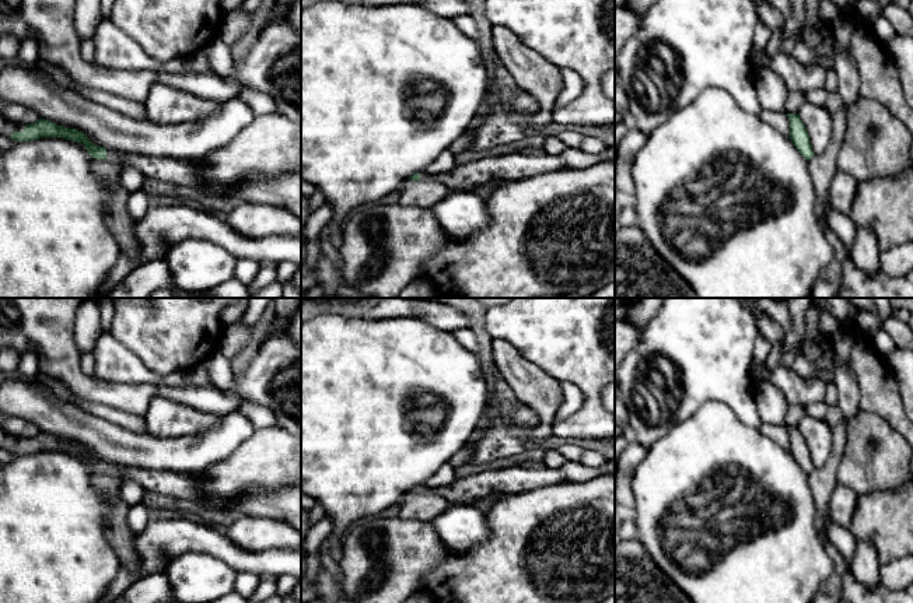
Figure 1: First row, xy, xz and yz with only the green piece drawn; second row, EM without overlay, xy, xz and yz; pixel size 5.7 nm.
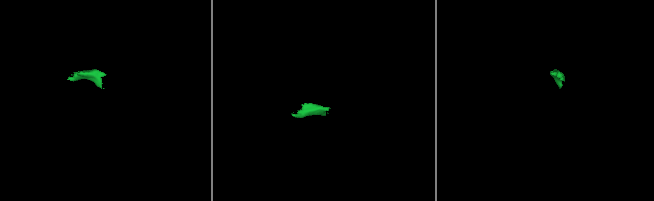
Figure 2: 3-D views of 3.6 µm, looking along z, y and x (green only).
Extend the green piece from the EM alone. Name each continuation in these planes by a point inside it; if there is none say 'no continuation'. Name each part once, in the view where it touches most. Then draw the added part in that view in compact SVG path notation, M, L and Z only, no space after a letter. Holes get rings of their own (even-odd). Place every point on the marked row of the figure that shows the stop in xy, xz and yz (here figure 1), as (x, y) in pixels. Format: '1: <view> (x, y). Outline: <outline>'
1: xy (7, 128). Outline: M0 113L0 134L1 136L11 137L14 132L24 132L24 130L25 130L24 125L8 122Z
2: xy (188, 172). Outline: M113 148L106 150L106 158L125 161L127 166L133 166L141 171L144 176L155 180L193 186L202 192L207 189L207 183L202 180L202 164L199 161L141 155Z

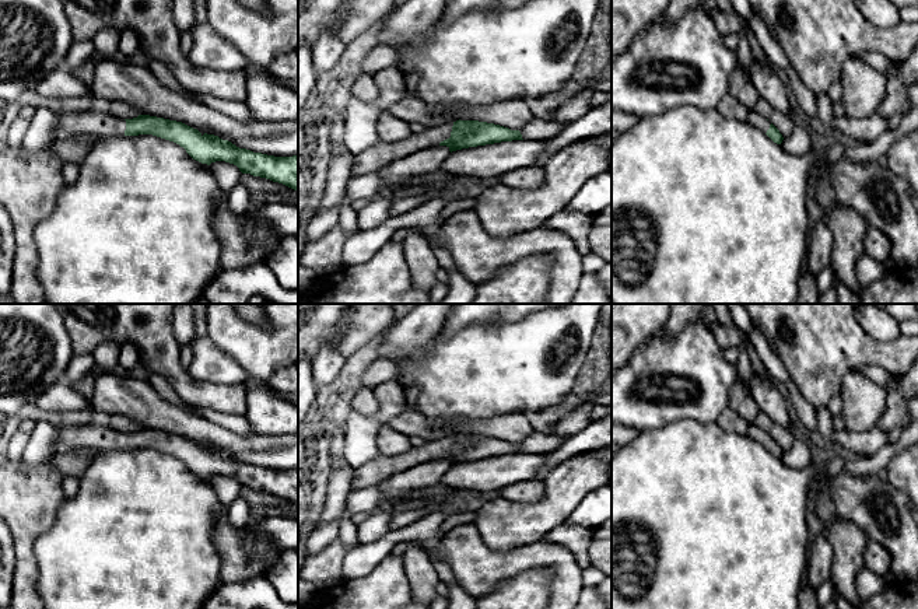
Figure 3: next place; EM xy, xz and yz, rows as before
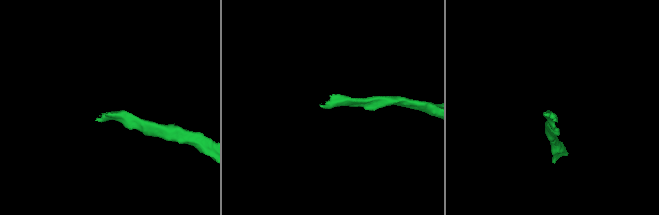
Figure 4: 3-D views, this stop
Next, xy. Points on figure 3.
1: xy (97, 122). Outline: M99 106L94 111L83 113L59 113L55 127L57 140L66 140L76 136L125 136L125 130L125 119L112 116Z

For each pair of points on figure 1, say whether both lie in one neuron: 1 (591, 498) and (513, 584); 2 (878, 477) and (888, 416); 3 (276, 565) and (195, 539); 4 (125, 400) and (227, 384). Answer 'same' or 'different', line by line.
1: same
2: same
3: same
4: different

